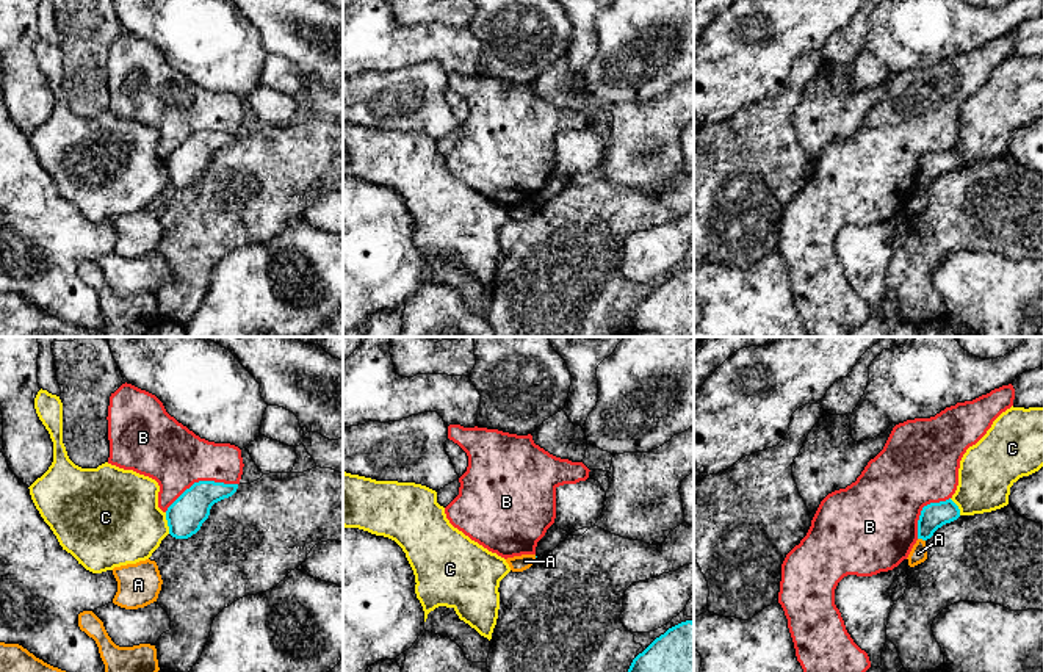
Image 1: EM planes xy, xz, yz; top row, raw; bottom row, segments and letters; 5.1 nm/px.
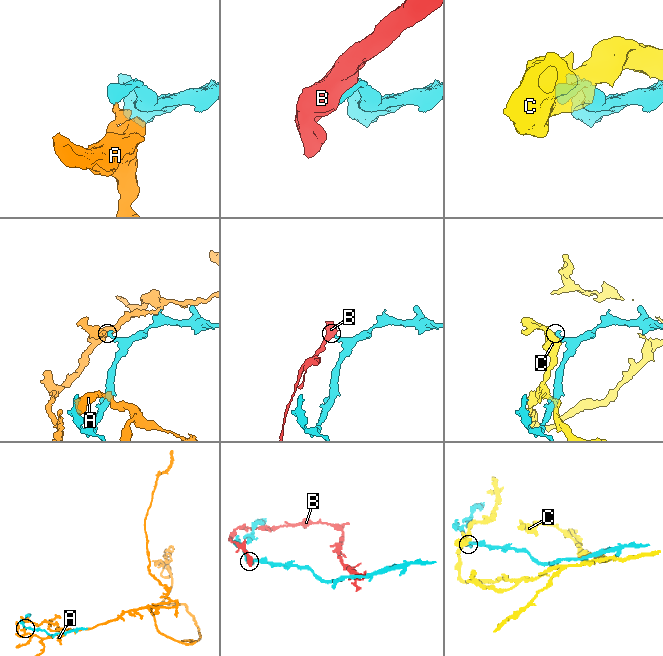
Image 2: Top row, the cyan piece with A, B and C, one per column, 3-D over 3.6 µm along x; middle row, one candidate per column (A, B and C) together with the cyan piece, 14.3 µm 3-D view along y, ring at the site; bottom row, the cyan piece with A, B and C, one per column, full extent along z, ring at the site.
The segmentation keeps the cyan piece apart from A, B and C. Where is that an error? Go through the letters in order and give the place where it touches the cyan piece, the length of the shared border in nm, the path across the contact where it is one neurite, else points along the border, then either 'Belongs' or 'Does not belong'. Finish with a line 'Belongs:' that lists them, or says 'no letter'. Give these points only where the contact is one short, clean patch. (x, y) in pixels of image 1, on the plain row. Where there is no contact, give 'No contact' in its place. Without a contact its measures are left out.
A: Touches cyan at yz (921, 187). Shared border 40 nm. Boundary: yz (918, 187), (924, 190). Does not belong
B: Touches cyan at xy (201, 130). Shared border 400 nm. Does not belong
C: Touches cyan at xy (168, 173). Shared border 110 nm. Does not belong
Belongs: no letter

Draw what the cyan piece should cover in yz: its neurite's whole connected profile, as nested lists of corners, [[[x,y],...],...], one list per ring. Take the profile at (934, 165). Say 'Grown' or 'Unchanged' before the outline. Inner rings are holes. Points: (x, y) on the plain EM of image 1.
Unchanged. [[[951,147],[924,155],[918,169],[918,188],[930,188],[938,177],[958,166],[960,158]]]

